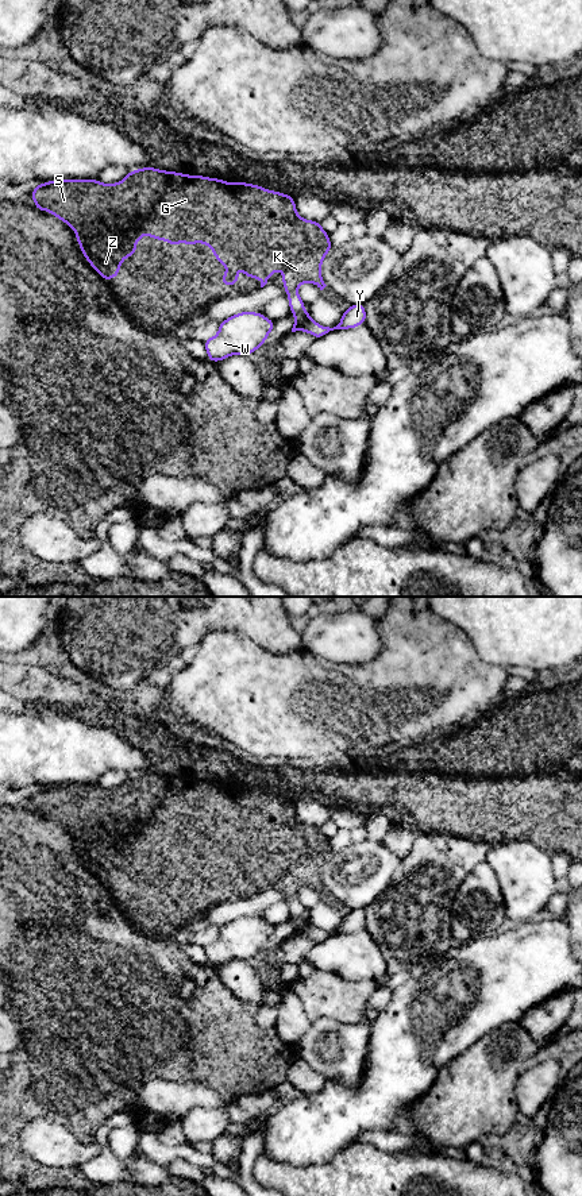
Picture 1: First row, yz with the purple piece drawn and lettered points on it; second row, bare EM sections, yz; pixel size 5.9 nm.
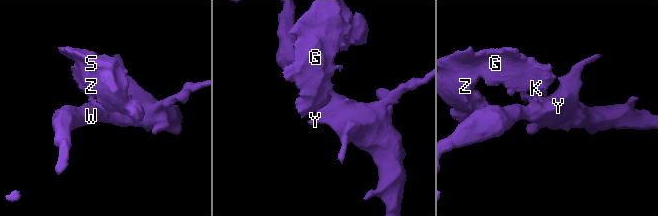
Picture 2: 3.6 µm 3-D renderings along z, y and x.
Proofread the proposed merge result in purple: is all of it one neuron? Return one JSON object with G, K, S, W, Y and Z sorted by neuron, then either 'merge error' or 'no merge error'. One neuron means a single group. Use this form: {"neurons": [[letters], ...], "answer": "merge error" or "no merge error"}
{"neurons": [["G", "K", "S", "Z"], ["W", "Y"]], "answer": "merge error"}

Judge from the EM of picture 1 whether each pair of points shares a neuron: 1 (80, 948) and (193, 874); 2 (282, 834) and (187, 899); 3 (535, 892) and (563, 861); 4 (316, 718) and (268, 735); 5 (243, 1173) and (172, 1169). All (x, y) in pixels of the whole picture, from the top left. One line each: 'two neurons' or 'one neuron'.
1: two neurons
2: one neuron
3: two neurons
4: one neuron
5: two neurons

